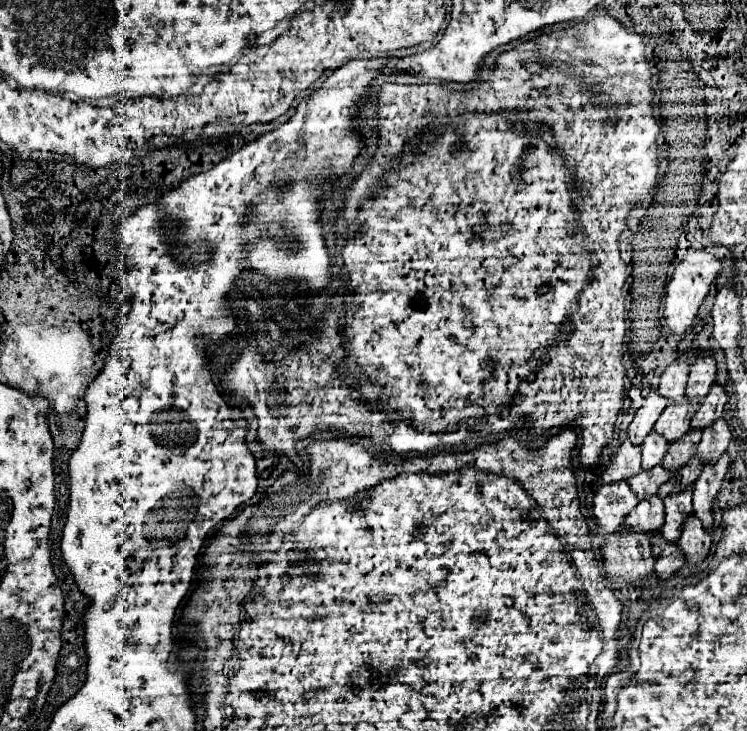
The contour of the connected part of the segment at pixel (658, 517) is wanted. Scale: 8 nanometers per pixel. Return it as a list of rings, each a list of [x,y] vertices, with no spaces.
[[[653,495],[647,501],[641,501],[623,521],[623,527],[635,533],[653,535],[659,533],[663,527],[663,499],[659,495]]]

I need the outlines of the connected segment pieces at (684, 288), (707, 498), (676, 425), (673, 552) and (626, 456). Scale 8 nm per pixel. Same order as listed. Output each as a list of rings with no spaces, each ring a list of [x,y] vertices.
[[[693,251],[681,263],[677,263],[671,281],[667,283],[667,295],[665,295],[665,321],[673,335],[683,335],[693,325],[697,311],[719,271],[721,271],[721,261],[705,251]]]
[[[723,455],[715,467],[705,467],[693,487],[695,517],[701,519],[703,529],[713,533],[713,501],[721,491],[721,483],[729,469],[729,455]]]
[[[687,399],[679,407],[667,407],[663,415],[659,417],[655,431],[659,431],[659,435],[663,435],[669,443],[679,441],[681,437],[685,437],[691,431],[691,419],[697,409],[699,405],[687,403]]]
[[[655,535],[655,539],[651,539],[651,547],[655,555],[655,573],[659,579],[669,579],[685,565],[685,557],[677,545],[667,543],[661,537],[663,535]]]
[[[625,441],[617,449],[617,455],[611,457],[611,465],[601,475],[601,483],[617,483],[627,481],[641,471],[641,447]]]

